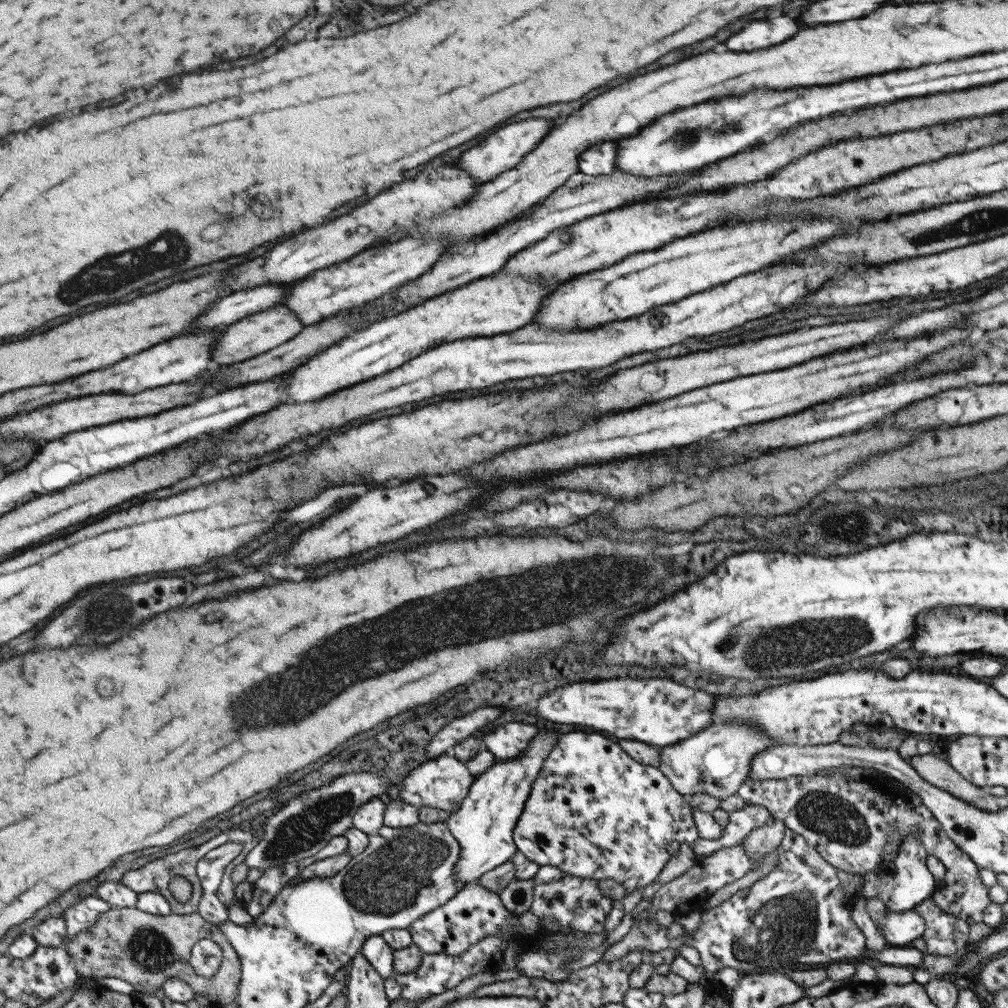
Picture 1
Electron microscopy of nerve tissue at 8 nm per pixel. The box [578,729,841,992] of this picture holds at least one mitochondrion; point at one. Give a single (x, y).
(786, 926)

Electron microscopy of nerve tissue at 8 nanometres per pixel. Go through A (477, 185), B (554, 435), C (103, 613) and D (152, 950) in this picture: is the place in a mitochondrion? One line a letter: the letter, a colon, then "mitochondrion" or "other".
A: other
B: other
C: mitochondrion
D: mitochondrion

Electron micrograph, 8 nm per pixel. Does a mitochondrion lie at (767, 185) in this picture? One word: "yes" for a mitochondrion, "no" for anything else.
no

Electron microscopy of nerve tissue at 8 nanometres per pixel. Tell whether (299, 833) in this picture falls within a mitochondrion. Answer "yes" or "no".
yes

